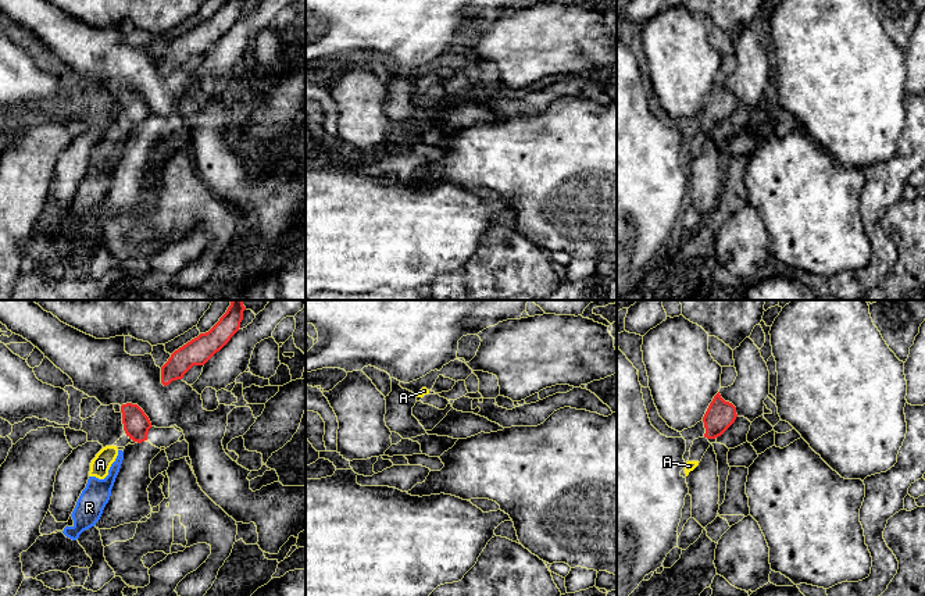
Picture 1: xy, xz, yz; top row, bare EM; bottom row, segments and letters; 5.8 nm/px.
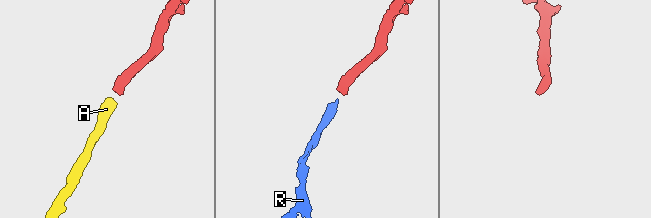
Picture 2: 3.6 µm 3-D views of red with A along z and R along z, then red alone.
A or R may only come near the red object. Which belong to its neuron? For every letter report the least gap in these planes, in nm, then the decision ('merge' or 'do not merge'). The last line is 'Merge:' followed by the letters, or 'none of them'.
A: 90 nm apart; merge
R: 90 nm apart; do not merge
Merge: A

